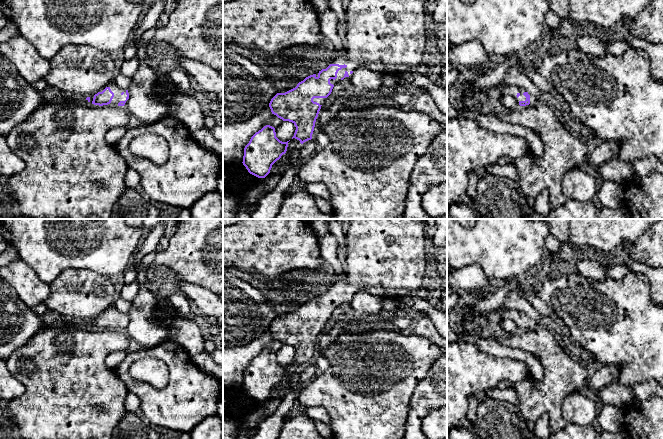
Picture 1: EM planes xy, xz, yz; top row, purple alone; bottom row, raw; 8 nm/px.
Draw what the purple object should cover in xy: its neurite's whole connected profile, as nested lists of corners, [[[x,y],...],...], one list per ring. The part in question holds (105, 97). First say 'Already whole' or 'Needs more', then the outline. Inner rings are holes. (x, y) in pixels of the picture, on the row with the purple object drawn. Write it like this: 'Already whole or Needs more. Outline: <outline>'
Needs more. Outline: [[[113,82],[105,86],[97,94],[86,98],[90,104],[99,106],[124,106],[128,99],[128,90],[121,89]]]

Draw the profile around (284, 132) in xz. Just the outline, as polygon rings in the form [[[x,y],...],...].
[[[283,121],[277,128],[275,128],[276,137],[282,141],[287,142],[294,136],[296,127],[294,123]]]

